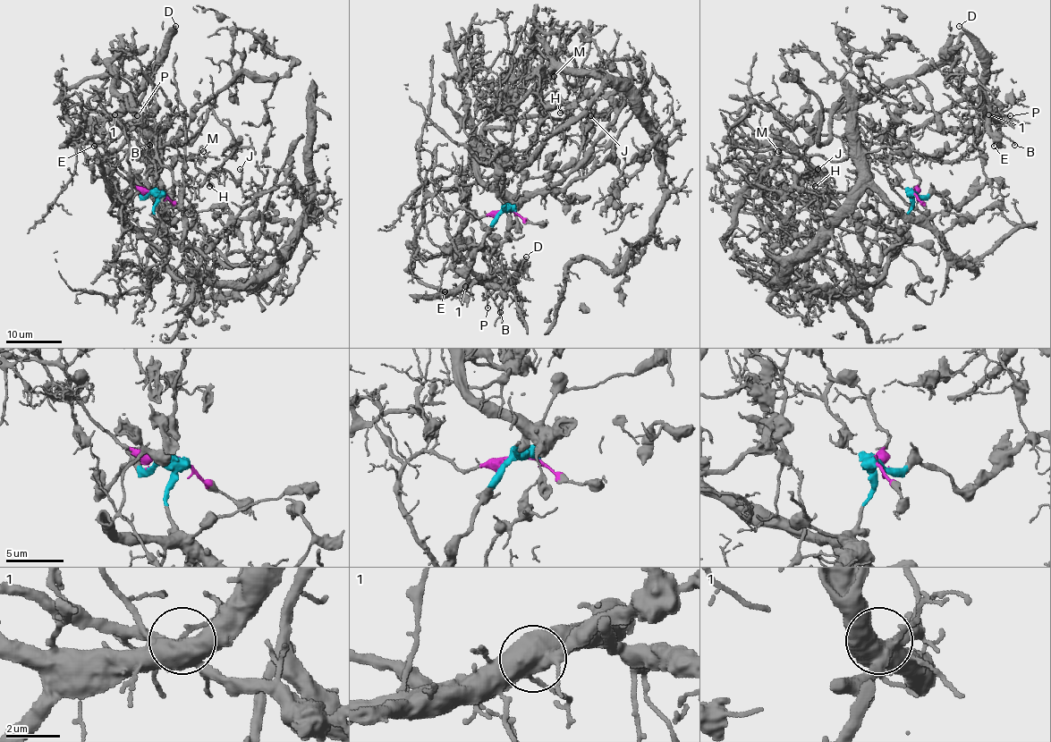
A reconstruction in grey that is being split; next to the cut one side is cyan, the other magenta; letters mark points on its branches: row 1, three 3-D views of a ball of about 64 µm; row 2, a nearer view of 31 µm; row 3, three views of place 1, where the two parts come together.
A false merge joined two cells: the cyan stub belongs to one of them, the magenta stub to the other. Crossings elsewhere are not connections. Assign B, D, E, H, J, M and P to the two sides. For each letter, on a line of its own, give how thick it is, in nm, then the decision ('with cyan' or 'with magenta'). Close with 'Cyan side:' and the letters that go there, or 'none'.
B: 110 nm thick; with magenta
D: 30 nm thick; with magenta
E: 130 nm thick; with magenta
H: 150 nm thick; with cyan
J: 130 nm thick; with cyan
M: 110 nm thick; with cyan
P: 120 nm thick; with magenta
Cyan side: H, J, M

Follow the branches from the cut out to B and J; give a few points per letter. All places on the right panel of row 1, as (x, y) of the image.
B: (913, 191), (919, 177), (911, 160), (956, 160), (986, 122), (1014, 145)
J: (913, 191), (901, 229), (882, 229), (868, 188), (803, 198), (747, 175), (757, 159), (818, 169)

